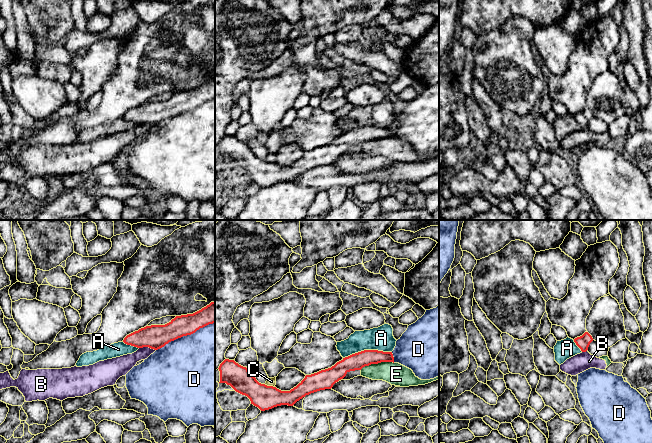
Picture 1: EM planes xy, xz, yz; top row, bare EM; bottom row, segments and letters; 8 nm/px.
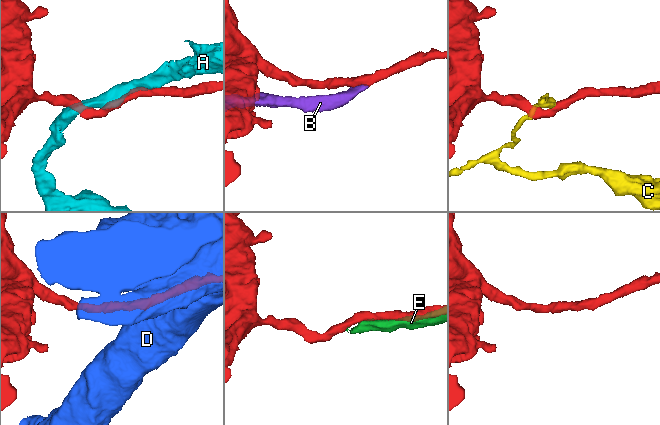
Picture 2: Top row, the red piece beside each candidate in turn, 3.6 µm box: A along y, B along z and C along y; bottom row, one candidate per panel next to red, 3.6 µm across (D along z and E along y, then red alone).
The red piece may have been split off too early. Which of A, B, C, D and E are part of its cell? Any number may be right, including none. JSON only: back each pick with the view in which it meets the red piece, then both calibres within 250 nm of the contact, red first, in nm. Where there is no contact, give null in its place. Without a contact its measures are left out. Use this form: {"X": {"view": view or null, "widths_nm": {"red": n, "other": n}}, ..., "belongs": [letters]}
{"belongs": []}

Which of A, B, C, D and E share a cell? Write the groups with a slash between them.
A / B E / C / D

